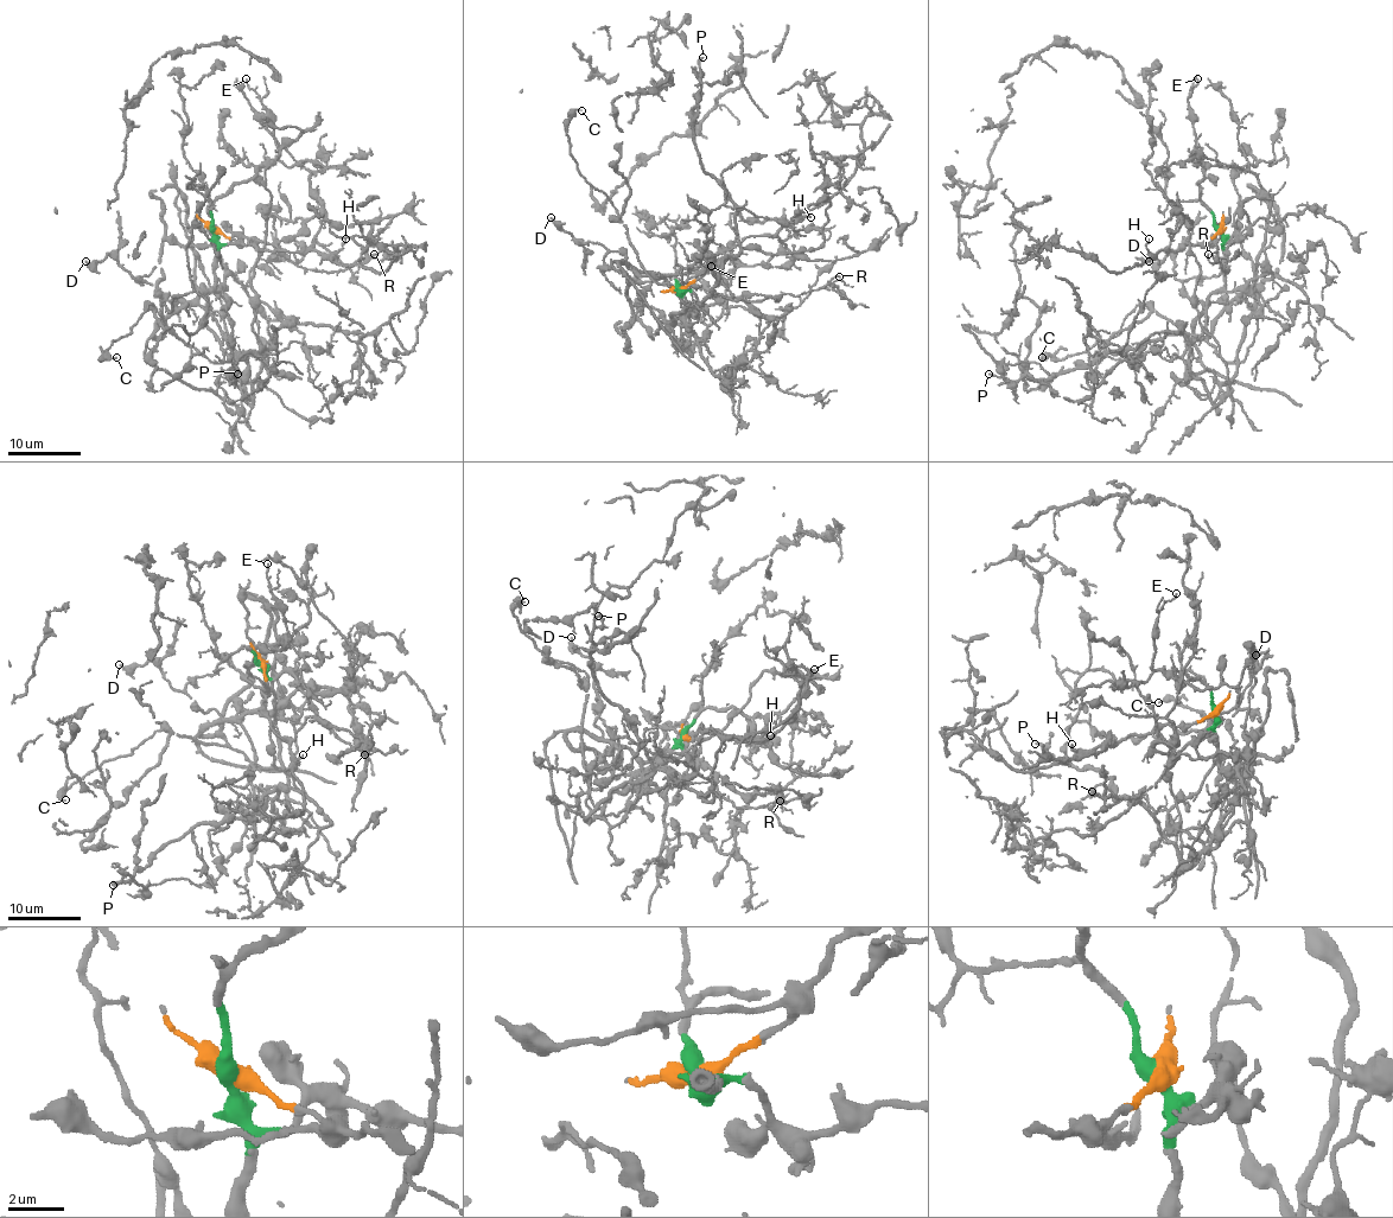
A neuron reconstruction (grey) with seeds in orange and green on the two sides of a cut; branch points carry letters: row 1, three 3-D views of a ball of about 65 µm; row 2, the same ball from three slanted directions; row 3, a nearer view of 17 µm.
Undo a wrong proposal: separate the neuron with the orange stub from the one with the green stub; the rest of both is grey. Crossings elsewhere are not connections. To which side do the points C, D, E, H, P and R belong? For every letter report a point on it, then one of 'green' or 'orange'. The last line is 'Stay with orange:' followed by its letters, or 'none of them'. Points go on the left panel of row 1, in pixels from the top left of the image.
C: at (116, 357); green
D: at (86, 261); green
E: at (246, 78); green
H: at (345, 238); orange
P: at (237, 374); green
R: at (374, 254); green
Stay with orange: H

